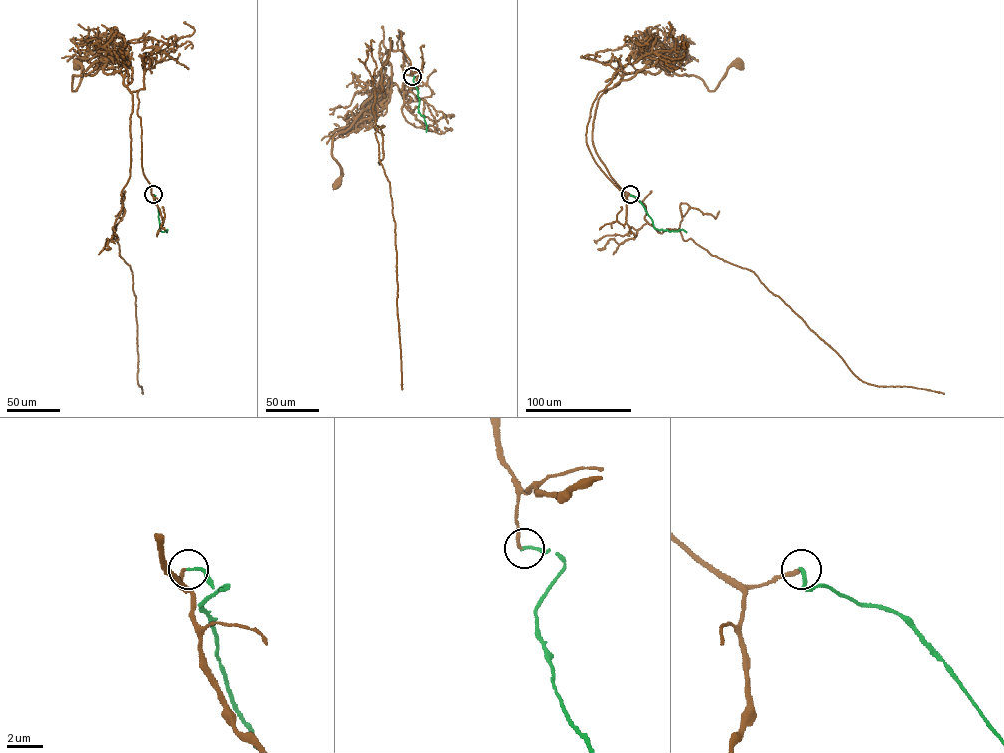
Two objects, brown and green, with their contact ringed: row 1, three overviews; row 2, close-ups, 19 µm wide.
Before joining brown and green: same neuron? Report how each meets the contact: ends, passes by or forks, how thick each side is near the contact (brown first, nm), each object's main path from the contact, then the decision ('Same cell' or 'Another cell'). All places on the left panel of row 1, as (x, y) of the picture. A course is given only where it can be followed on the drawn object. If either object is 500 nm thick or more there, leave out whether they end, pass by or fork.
At the ring brown ends. At the ring green ends. Thickness 200 nm (brown) against 170 nm. Course of brown: (153, 194), (142, 166), (138, 90), (103, 66), (74, 75), (73, 91), (77, 63). Course of green: (153, 194), (158, 209), (158, 230), (167, 229), (166, 232). Same cell

